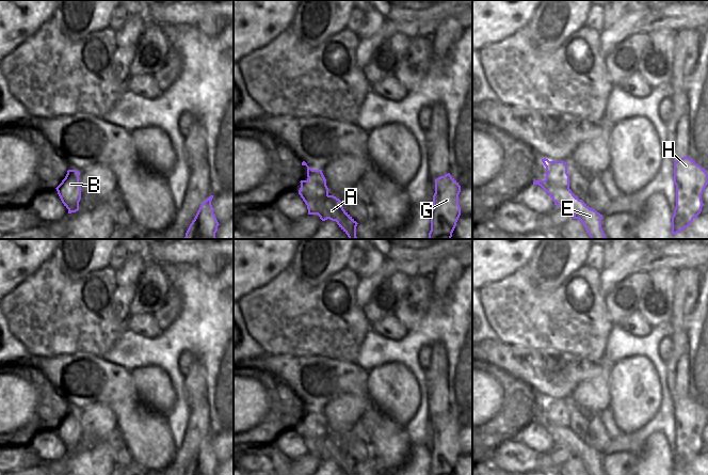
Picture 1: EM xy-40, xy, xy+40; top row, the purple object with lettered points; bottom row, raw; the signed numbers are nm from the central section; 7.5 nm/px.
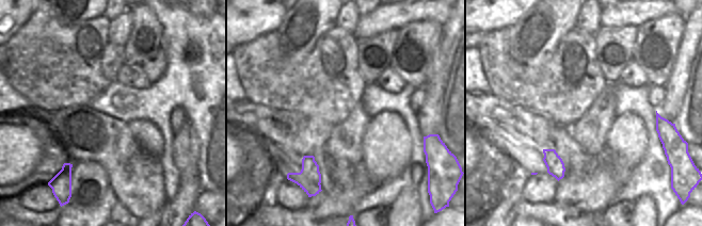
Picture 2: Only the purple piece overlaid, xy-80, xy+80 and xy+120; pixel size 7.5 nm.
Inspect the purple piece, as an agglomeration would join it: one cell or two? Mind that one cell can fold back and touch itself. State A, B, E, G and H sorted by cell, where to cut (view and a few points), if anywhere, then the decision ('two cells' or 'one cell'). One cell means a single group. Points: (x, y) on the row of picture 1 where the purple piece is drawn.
A E G H / B; cut in xy along (327, 194), (318, 201), (317, 204), (321, 209), (317, 214); two cells

